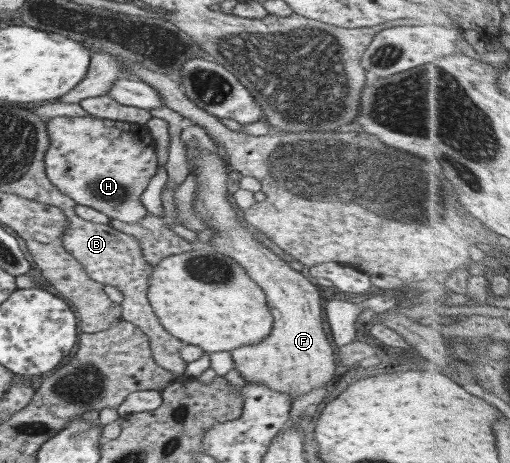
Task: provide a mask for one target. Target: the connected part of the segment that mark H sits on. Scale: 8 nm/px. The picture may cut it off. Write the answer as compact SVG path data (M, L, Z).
M56 116L45 119L45 122L49 143L43 154L43 163L45 175L52 186L75 204L97 210L109 220L128 224L140 222L147 213L140 203L140 194L150 187L157 166L154 142L145 126L90 116Z

